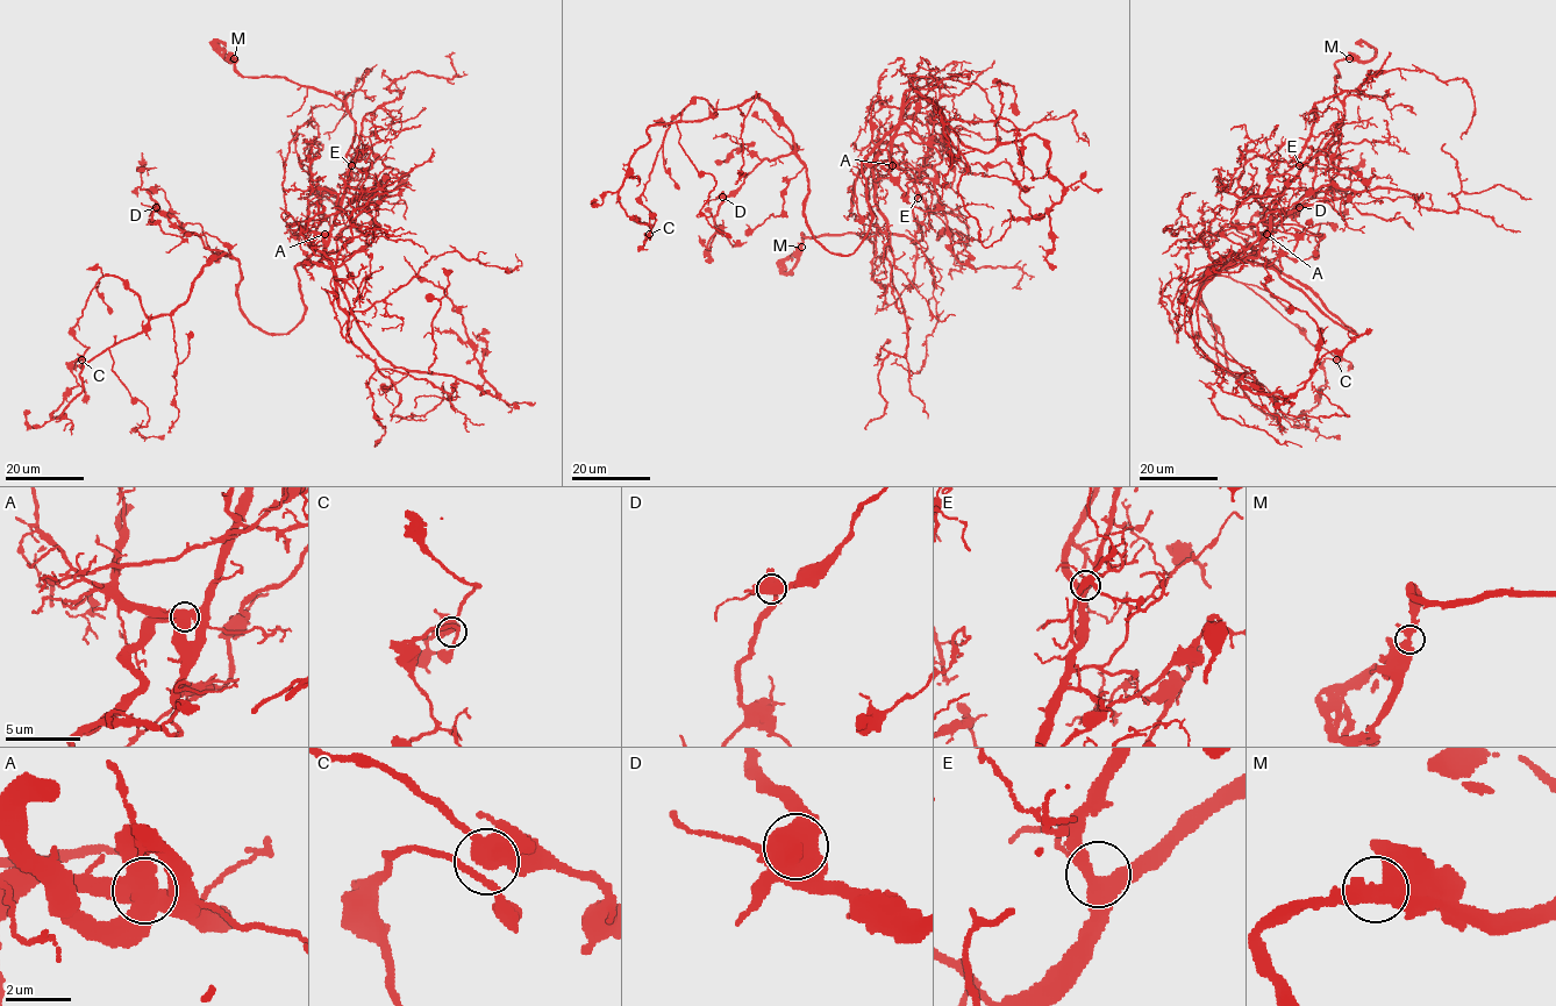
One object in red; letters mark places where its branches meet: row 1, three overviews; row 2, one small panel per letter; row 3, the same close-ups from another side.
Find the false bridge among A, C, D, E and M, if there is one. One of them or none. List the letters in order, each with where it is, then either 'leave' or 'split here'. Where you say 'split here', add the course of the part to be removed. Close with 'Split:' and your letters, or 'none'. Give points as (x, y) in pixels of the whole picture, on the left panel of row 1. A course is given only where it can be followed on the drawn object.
A: at (325, 234); leave
C: at (81, 359); leave
D: at (156, 207); leave
E: at (351, 165); leave
M: at (234, 58); leave
Split: none

